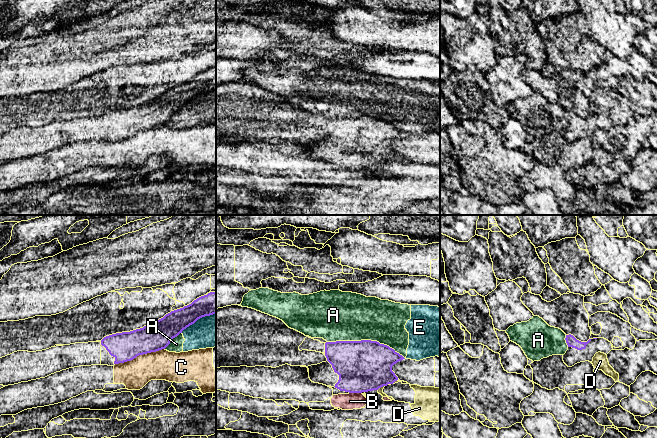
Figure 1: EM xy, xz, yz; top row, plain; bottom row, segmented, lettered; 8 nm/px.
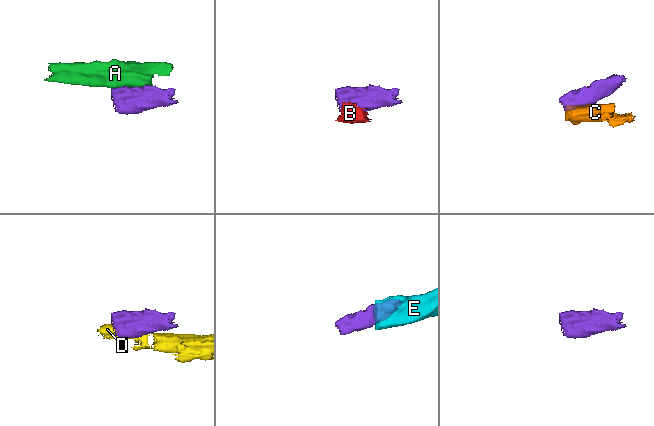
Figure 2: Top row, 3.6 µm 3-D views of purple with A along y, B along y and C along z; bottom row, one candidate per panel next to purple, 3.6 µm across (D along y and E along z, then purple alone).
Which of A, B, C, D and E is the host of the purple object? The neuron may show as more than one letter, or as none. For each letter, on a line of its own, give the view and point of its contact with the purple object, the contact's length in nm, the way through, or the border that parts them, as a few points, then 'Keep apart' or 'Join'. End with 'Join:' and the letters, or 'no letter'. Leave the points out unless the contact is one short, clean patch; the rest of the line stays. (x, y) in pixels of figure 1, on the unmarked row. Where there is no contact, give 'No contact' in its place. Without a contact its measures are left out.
A: Touches purple at xz (366, 116). Shared border 650 nm. Keep apart
B: Touches purple at xz (355, 168). Shared border 100 nm. Boundary: xz (349, 168), (361, 169). Keep apart
C: Touches purple at xy (139, 130). Shared border 420 nm. Keep apart
D: Touches purple at xz (380, 163). Shared border 70 nm. Keep apart
E: Touches purple at xy (198, 94). Shared border 320 nm. Keep apart
Join: no letter

